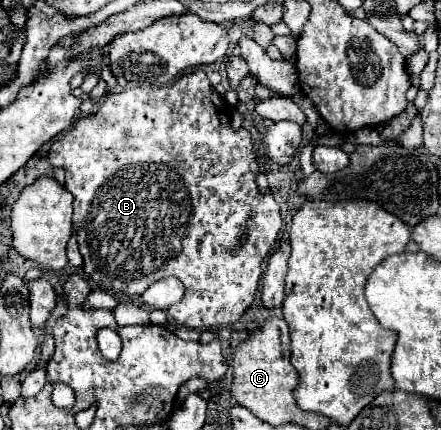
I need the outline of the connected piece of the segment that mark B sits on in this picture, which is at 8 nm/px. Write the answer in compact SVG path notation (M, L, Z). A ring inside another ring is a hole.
M193 70L183 74L177 82L163 88L127 88L117 94L105 96L99 110L89 116L81 116L73 122L71 130L61 134L49 150L49 164L65 170L65 188L73 194L73 230L79 238L79 250L83 256L83 270L89 280L93 280L99 288L119 294L143 294L145 288L149 288L153 282L163 280L165 276L177 276L185 284L185 296L181 302L173 304L167 312L173 318L173 322L183 324L187 328L195 330L217 330L223 324L237 322L243 312L253 304L259 276L263 272L263 260L269 254L277 232L281 228L281 212L279 204L271 196L271 192L261 194L255 176L259 174L259 166L255 160L251 136L247 130L231 128L231 112L233 108L225 102L223 96L217 94L207 80L207 74L203 70Z

